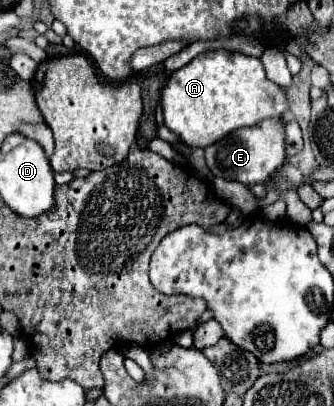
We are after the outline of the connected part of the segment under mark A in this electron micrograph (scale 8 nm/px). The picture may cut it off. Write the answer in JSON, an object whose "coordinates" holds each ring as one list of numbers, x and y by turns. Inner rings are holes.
{"coordinates":[[226,50,206,52,170,74,162,90,164,126,190,148,206,148,238,128,258,126,262,120,282,120,288,112,284,90,266,78,258,58]]}

